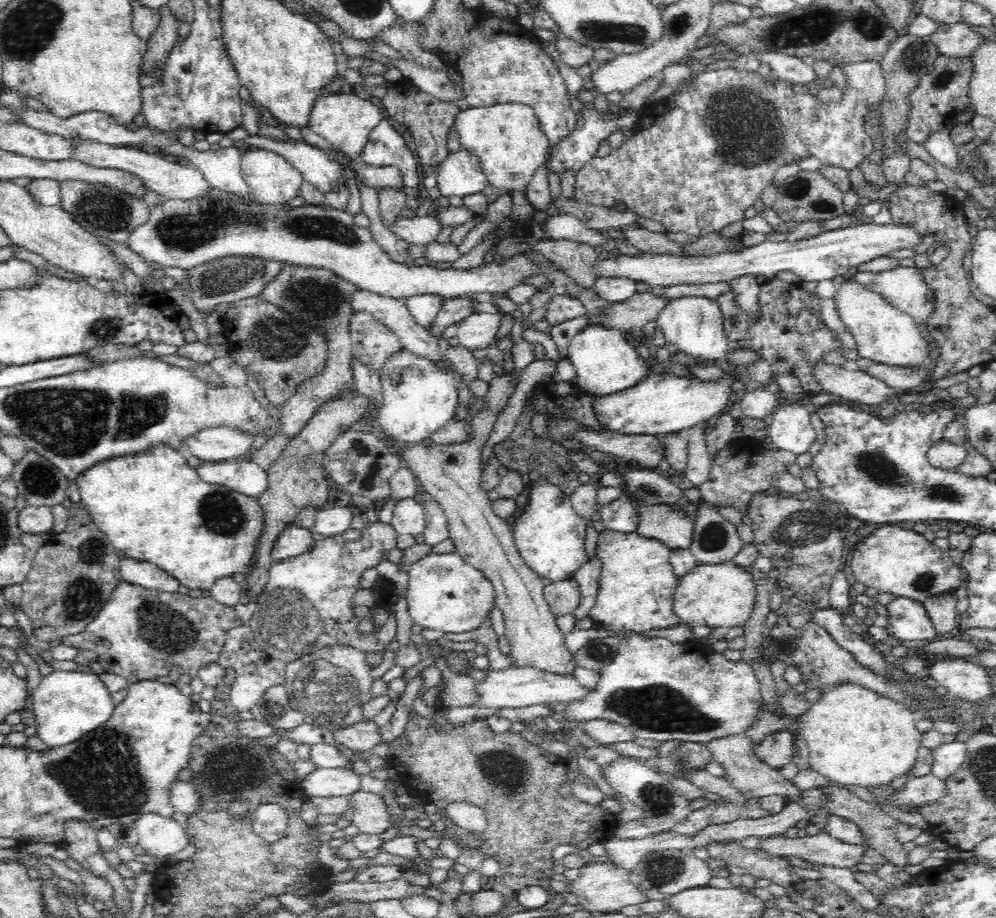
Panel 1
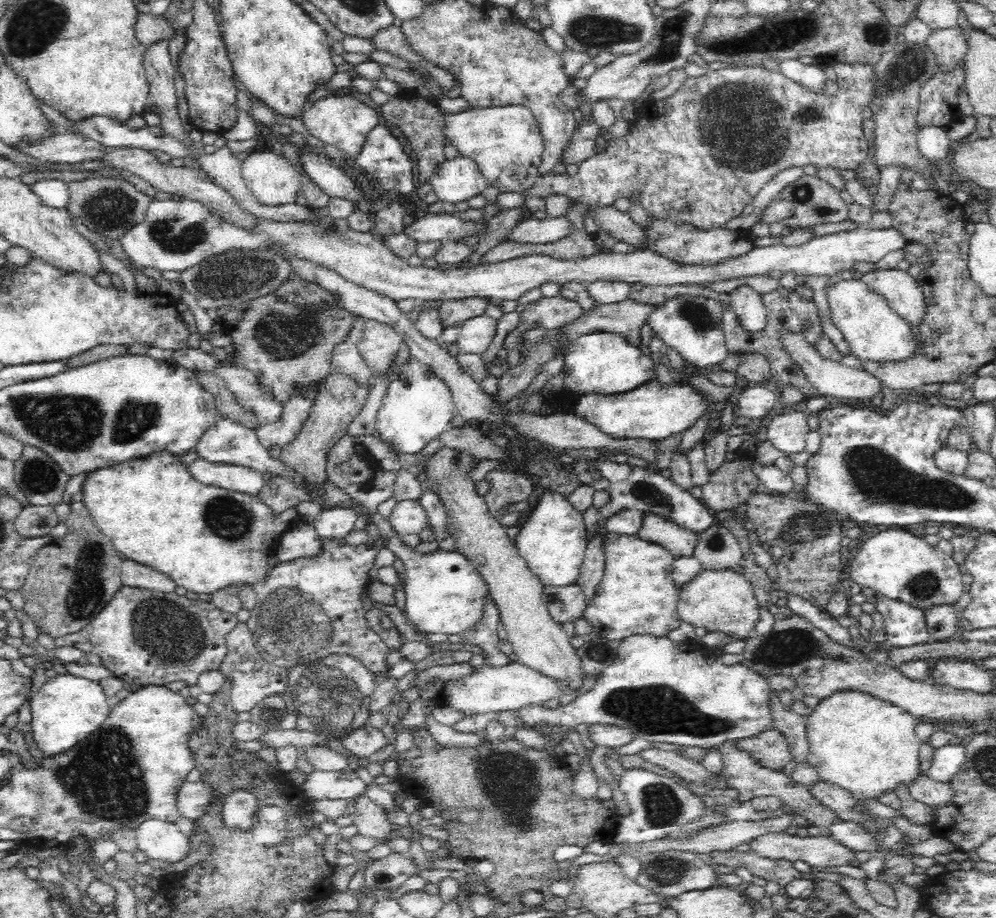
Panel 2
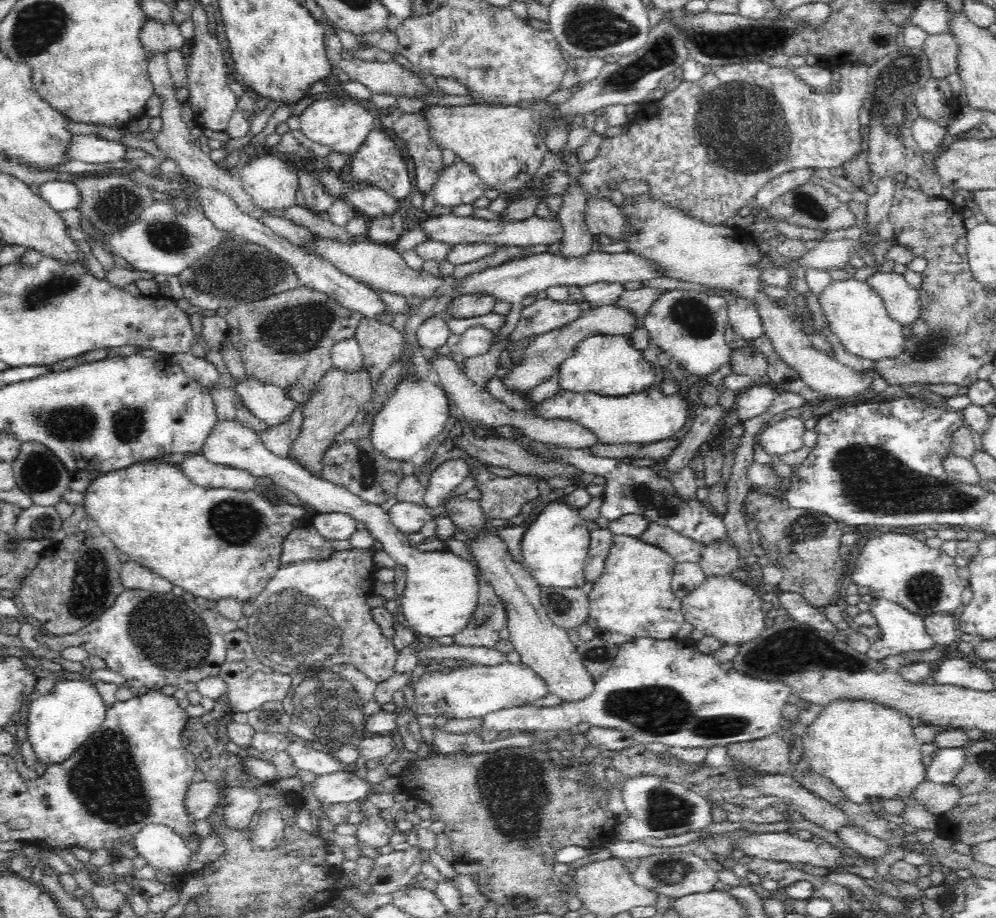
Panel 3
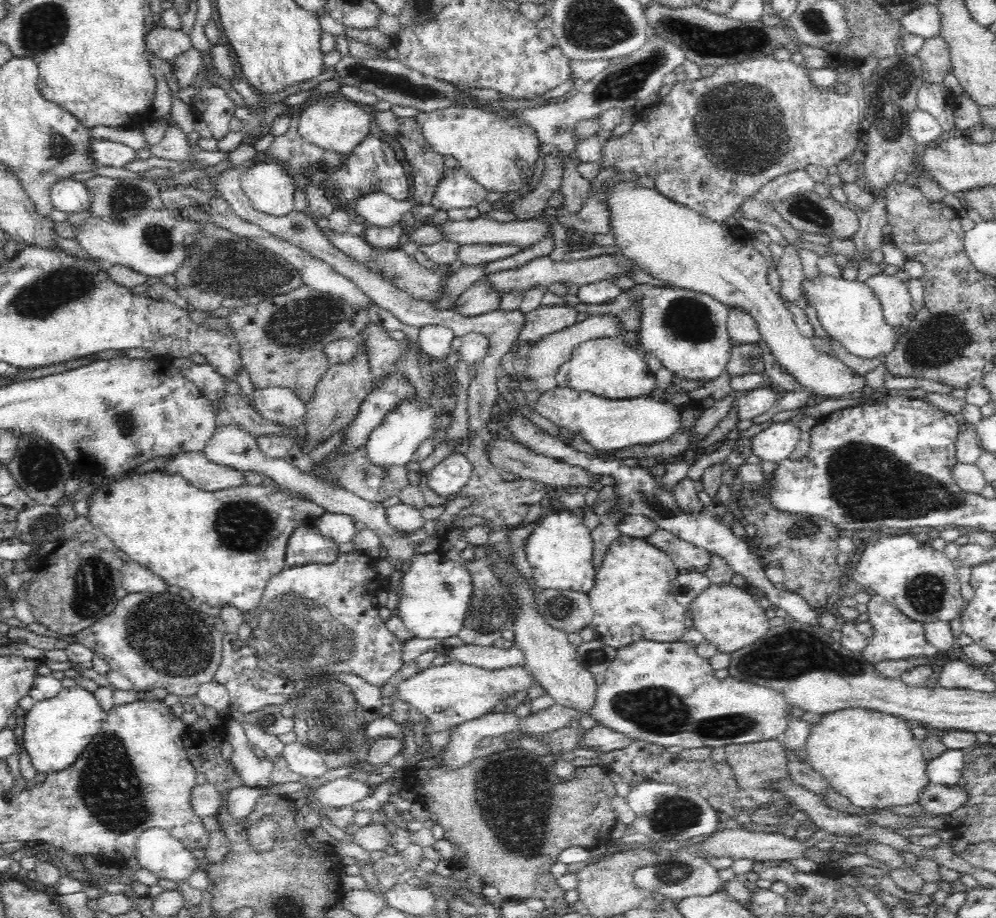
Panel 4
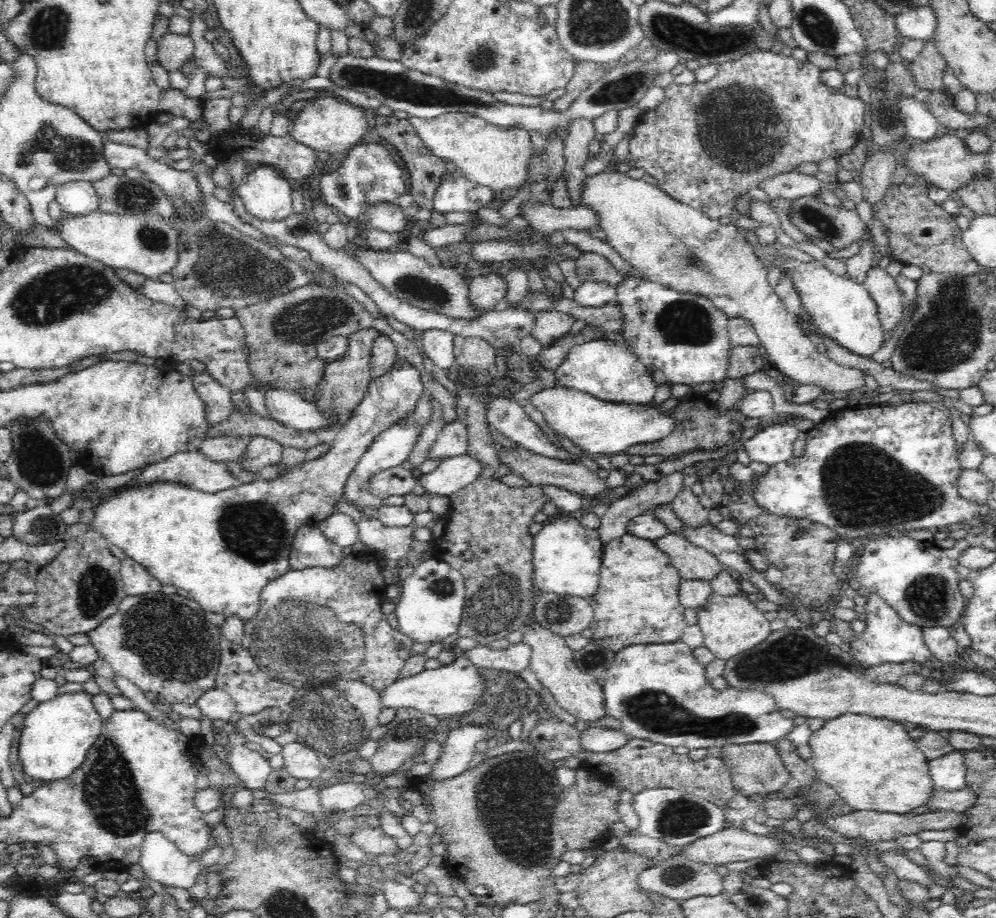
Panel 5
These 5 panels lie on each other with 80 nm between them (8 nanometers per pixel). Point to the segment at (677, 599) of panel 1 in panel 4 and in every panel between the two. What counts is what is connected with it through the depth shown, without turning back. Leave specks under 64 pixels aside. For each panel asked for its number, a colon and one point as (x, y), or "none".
2: (724, 602)
3: (725, 609)
4: (731, 618)

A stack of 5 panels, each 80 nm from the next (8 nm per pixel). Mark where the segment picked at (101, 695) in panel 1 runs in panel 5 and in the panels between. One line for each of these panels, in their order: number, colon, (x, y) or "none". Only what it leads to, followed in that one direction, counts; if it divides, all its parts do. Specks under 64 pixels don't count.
2: (66, 709)
3: (60, 723)
4: (57, 731)
5: (58, 734)

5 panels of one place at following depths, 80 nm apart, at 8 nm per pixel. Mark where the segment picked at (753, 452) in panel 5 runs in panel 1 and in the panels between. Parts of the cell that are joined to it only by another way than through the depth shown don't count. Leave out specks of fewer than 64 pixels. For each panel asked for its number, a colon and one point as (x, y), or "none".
1: (790, 430)
2: (787, 433)
3: (785, 436)
4: (774, 444)

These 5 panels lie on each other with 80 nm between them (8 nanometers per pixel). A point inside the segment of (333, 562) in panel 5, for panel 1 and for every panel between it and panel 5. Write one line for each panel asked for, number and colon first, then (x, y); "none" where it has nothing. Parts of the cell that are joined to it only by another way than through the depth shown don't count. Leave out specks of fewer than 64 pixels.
1: (294, 540)
2: (302, 541)
3: (304, 543)
4: (306, 546)

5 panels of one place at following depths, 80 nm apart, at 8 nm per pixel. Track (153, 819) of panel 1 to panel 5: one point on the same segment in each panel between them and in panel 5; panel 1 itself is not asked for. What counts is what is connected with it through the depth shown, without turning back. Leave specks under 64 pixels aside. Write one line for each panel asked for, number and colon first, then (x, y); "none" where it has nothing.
2: (163, 841)
3: (164, 851)
4: (156, 851)
5: (160, 859)

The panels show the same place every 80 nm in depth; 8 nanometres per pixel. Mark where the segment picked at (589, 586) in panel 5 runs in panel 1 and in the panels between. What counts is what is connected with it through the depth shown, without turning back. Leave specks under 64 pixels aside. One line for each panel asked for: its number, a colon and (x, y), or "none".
1: (549, 534)
2: (553, 540)
3: (555, 546)
4: (560, 550)

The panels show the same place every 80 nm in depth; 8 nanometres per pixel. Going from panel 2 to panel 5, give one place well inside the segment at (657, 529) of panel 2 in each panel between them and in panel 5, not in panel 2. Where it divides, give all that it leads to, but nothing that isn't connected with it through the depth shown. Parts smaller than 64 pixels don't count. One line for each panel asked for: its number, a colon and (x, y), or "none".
3: (682, 550)
4: (688, 558)
5: (693, 562)

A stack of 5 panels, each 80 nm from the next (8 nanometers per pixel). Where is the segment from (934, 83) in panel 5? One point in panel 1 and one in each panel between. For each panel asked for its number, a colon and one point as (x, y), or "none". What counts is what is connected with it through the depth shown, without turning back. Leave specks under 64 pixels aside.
1: (958, 40)
2: (948, 46)
3: (940, 50)
4: (935, 60)

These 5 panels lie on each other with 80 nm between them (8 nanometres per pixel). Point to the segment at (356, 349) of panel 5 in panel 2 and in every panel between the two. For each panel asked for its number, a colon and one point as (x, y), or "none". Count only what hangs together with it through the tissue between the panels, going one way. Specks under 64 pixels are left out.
2: (339, 398)
3: (341, 395)
4: (338, 396)

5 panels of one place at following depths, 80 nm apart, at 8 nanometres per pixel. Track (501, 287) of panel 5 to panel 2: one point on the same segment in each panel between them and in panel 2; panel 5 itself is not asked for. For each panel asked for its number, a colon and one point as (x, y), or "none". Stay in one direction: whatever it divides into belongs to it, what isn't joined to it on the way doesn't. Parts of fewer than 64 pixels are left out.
2: (451, 311)
3: (466, 305)
4: (481, 297)

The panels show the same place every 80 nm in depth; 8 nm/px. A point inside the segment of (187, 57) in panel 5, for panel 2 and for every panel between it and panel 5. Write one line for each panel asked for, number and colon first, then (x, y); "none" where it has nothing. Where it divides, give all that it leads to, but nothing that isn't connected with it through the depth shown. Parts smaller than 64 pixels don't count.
2: (150, 30)
3: (157, 38)
4: (167, 44)

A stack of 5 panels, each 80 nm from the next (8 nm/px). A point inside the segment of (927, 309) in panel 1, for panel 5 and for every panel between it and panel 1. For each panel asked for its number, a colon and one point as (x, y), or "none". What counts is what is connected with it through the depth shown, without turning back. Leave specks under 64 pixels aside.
2: (902, 293)
3: (902, 303)
4: (895, 300)
5: (882, 287)

